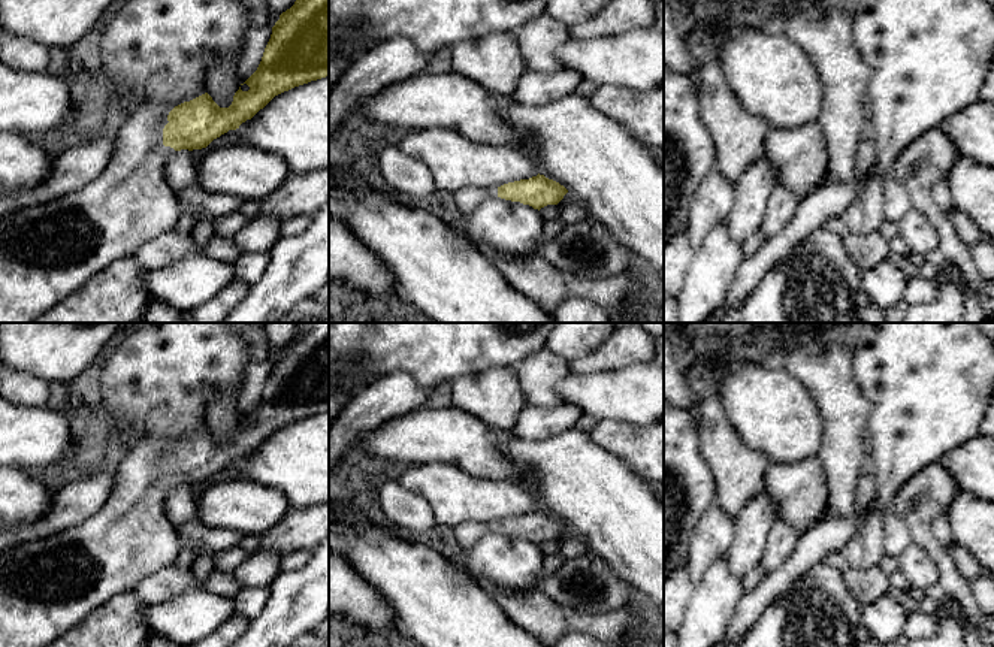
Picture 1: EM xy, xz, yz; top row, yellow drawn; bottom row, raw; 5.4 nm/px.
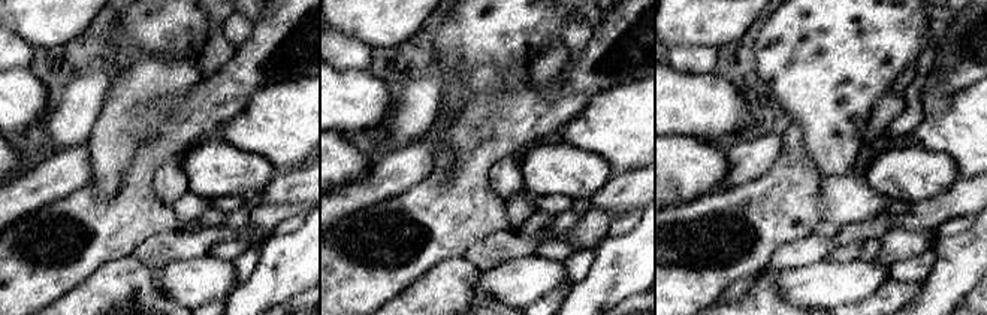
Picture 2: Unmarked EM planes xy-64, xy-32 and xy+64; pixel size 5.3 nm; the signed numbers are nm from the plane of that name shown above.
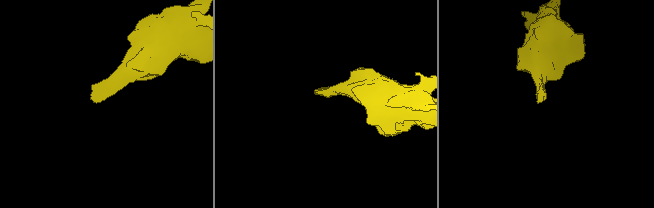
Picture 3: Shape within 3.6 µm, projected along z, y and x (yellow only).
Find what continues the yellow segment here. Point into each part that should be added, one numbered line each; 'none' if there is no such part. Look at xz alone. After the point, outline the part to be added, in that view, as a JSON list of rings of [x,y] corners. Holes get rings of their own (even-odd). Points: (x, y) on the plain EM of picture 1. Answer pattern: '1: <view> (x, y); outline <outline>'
1: xz (467, 534); outline [[[462,523],[453,527],[454,538],[462,545],[462,550],[471,548],[478,539],[487,533],[498,532],[498,523]]]

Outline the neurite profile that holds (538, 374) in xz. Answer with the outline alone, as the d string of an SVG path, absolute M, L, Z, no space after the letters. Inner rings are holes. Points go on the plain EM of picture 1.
M544 347L528 356L514 371L529 405L559 406L564 403L556 384L572 372L569 362Z

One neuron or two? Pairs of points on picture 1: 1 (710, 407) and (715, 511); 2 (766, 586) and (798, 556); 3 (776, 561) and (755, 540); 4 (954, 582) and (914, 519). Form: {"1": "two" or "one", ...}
{"1": "two", "2": "one", "3": "two", "4": "one"}

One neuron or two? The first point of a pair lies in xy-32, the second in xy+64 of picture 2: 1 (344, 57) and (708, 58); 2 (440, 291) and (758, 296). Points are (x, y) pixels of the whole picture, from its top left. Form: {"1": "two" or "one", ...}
{"1": "one", "2": "one"}

